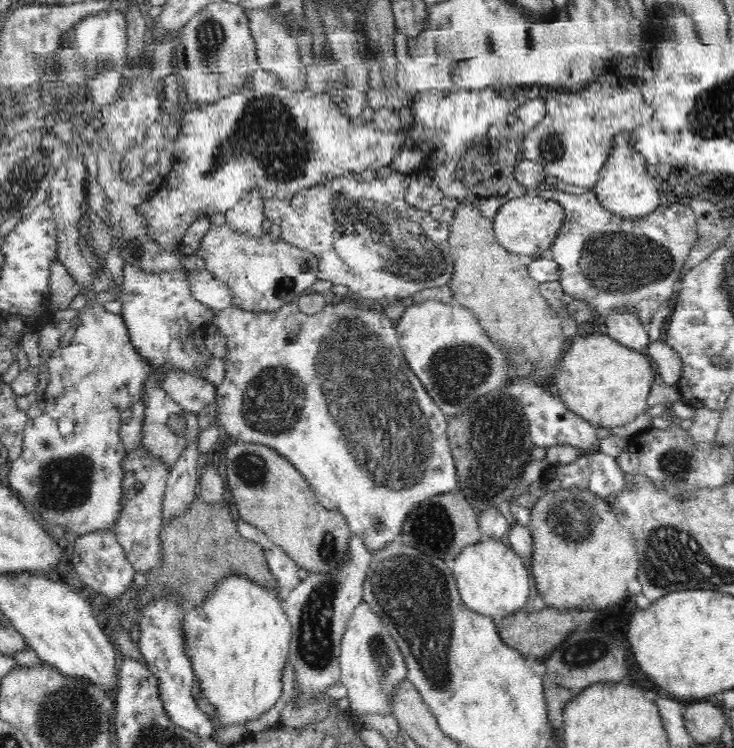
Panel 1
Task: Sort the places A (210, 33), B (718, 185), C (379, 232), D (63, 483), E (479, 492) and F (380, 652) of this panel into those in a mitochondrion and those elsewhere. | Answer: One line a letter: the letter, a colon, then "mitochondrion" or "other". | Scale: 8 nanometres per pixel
A: mitochondrion
B: other
C: mitochondrion
D: mitochondrion
E: mitochondrion
F: mitochondrion

